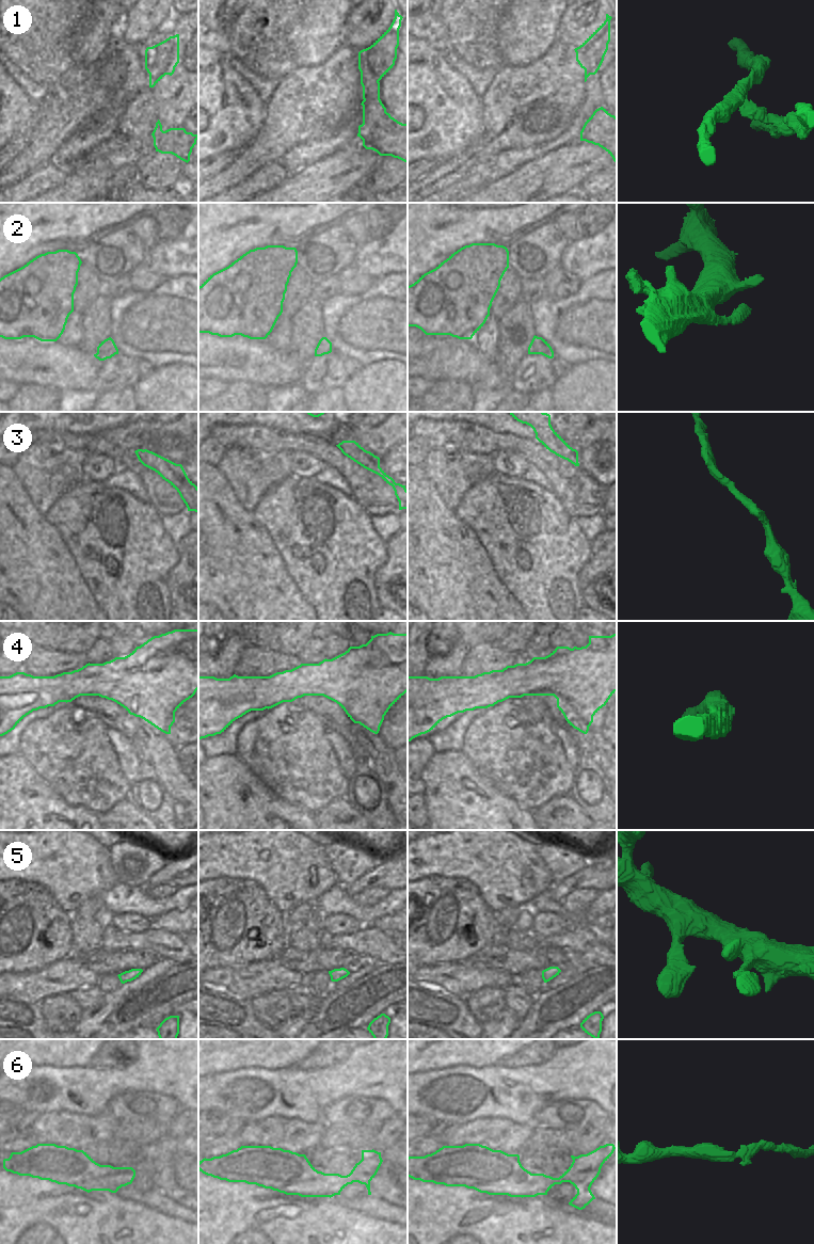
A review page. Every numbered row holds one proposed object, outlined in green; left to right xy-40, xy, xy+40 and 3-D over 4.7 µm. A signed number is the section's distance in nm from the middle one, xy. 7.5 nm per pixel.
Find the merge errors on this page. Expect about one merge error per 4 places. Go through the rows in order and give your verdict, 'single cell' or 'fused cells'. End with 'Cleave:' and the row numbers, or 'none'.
1: fused cells
2: single cell
3: single cell
4: single cell
5: single cell
6: single cell
Cleave: 1

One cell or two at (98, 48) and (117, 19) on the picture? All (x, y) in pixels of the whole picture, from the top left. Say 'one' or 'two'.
one

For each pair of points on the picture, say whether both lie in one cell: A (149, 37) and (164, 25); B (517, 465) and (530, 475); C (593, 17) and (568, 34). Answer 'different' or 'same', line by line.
A: same
B: different
C: same

